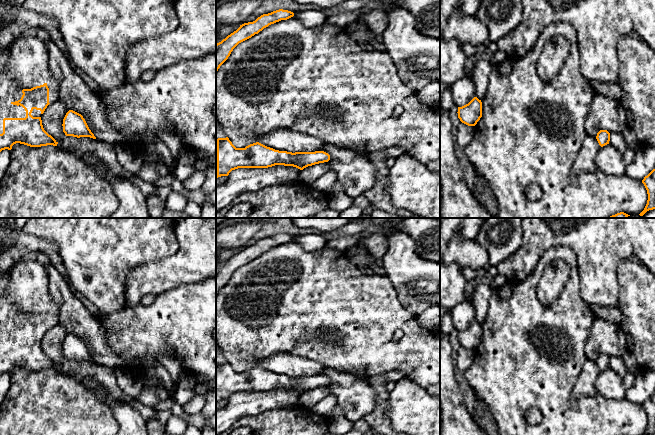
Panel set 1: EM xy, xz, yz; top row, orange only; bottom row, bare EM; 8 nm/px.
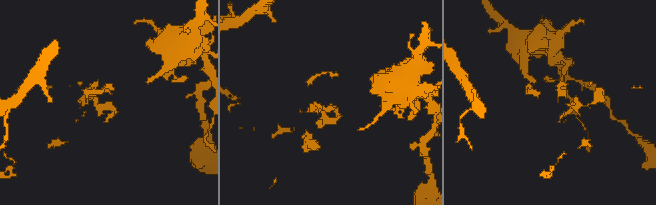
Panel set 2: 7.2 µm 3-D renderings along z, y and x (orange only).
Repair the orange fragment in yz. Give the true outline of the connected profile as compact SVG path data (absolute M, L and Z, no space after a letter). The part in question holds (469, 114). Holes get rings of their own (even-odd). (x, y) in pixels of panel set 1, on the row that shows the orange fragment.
M474 97L468 104L458 107L458 118L468 126L475 126L482 117L482 102Z

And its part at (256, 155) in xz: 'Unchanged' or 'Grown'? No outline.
Grown

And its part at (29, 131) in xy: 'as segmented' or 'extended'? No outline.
extended

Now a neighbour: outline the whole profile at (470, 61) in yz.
M475 56L467 57L465 60L465 76L468 78L472 78L472 73L474 70L474 65L477 61Z

